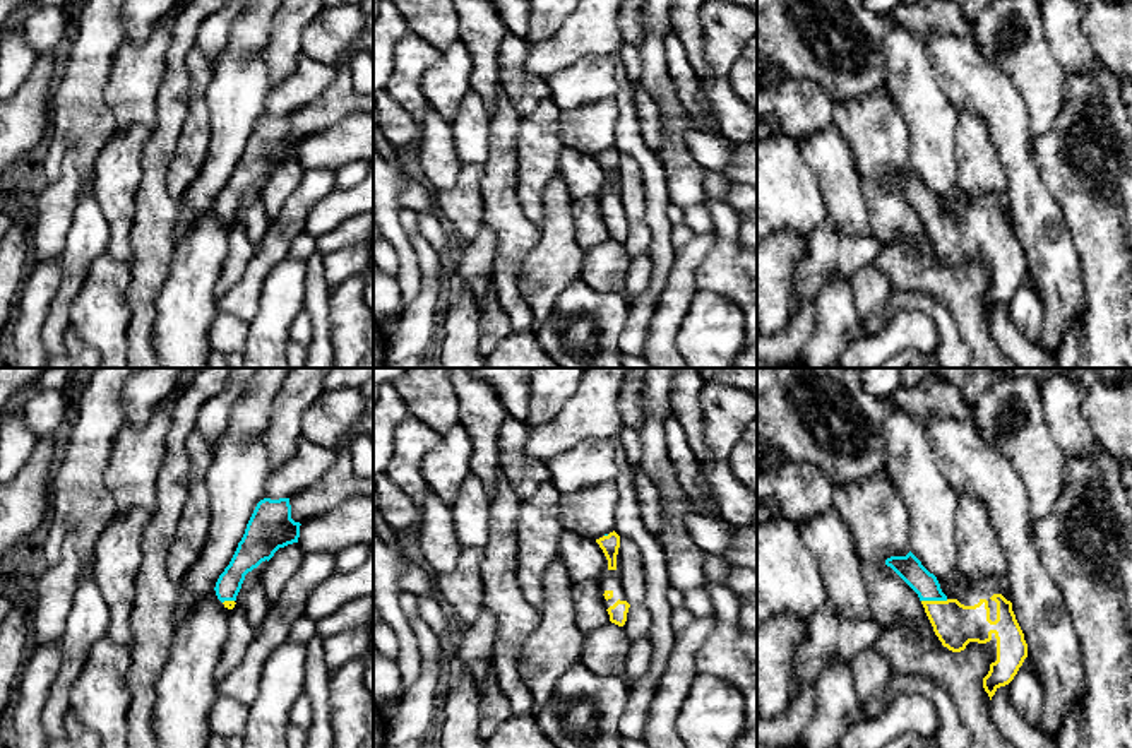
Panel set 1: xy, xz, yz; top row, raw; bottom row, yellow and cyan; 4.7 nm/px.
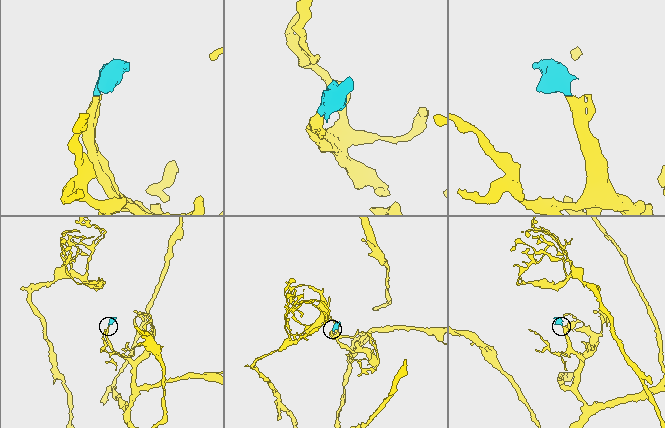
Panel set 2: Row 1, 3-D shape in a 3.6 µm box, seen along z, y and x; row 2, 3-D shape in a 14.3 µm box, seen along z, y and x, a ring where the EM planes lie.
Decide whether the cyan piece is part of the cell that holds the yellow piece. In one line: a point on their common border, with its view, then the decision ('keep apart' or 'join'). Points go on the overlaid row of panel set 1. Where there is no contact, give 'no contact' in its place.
meets yellow in yz at (934, 601); join

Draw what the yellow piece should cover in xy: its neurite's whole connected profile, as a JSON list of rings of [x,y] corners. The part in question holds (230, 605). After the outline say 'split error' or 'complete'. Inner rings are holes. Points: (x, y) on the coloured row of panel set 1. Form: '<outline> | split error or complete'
[[[264,498],[257,503],[229,565],[214,587],[224,608],[235,608],[248,572],[269,561],[279,548],[298,543],[300,525],[291,519],[289,498]]] | split error

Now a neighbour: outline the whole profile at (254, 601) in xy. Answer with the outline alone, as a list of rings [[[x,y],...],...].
[[[255,584],[247,591],[240,589],[235,603],[243,609],[255,630],[262,625],[271,609],[271,603],[260,584]]]

